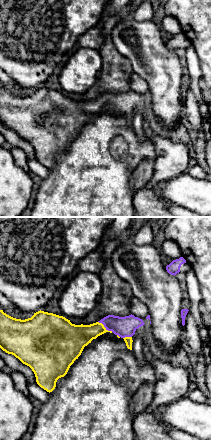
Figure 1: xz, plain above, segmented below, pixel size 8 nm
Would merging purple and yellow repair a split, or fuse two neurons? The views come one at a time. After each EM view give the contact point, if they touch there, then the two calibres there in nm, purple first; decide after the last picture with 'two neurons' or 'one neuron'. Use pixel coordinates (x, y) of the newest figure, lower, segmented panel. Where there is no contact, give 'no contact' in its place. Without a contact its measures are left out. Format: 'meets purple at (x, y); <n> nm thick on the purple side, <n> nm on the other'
meets purple at (105, 327); 160 nm thick on the purple side, 200 nm on the other

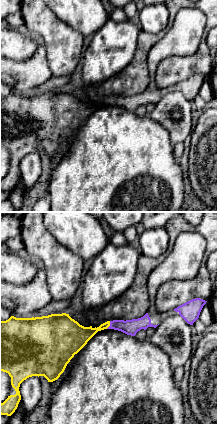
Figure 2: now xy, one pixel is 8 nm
meets purple at (110, 325); 130 nm thick on the purple side, 150 nm on the other

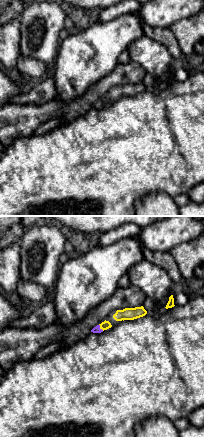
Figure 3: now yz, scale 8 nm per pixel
meets purple at (99, 327); 50 nm thick on the purple side, 70 nm on the other

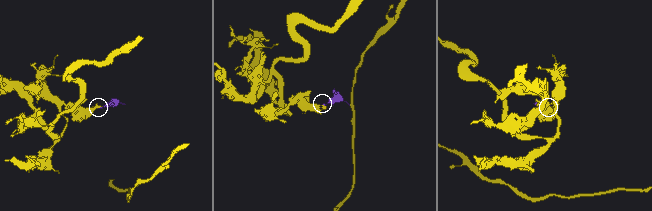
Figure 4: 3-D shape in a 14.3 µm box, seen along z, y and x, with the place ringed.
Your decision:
one neuron

